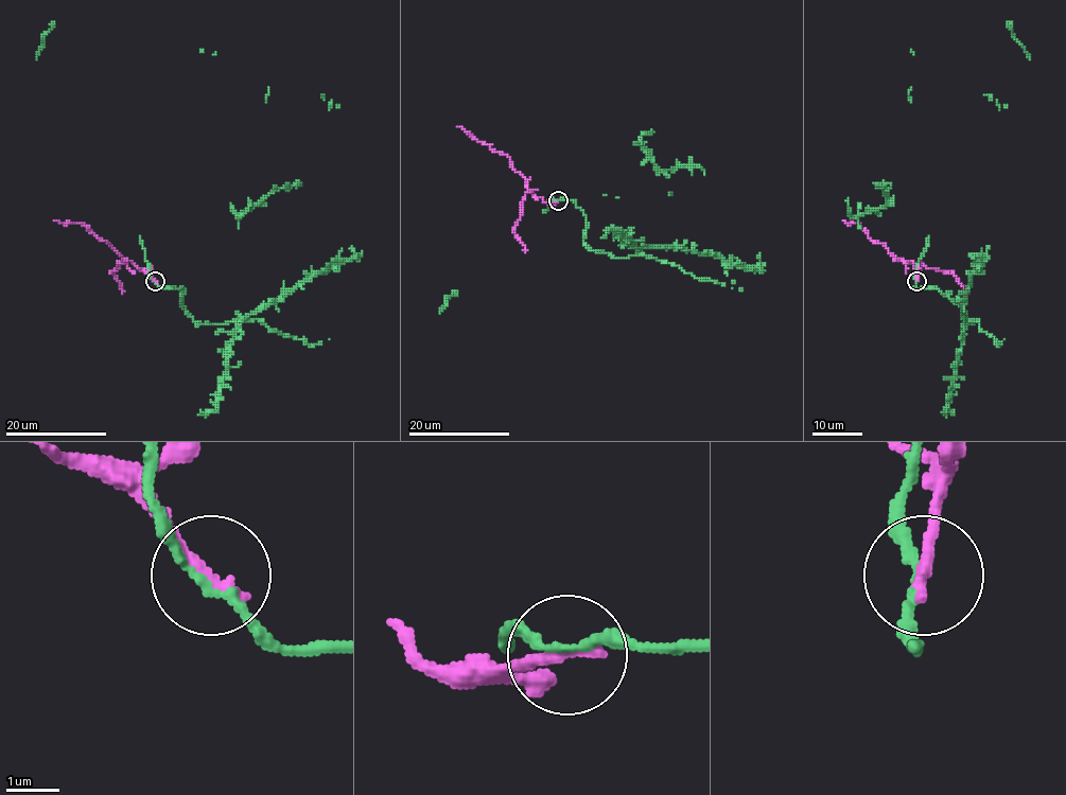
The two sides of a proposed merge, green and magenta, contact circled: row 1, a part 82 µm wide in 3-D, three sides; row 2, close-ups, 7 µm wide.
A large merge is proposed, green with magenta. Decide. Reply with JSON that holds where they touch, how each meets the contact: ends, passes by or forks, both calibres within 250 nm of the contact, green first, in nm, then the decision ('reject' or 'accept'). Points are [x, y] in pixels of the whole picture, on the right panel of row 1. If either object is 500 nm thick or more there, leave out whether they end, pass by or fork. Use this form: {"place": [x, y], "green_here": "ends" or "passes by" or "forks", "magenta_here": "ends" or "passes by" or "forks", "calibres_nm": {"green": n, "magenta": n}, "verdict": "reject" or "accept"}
{"place": [916, 281], "green_here": "passes by", "magenta_here": "ends", "calibres_nm": {"green": 160, "magenta": 260}, "verdict": "reject"}

